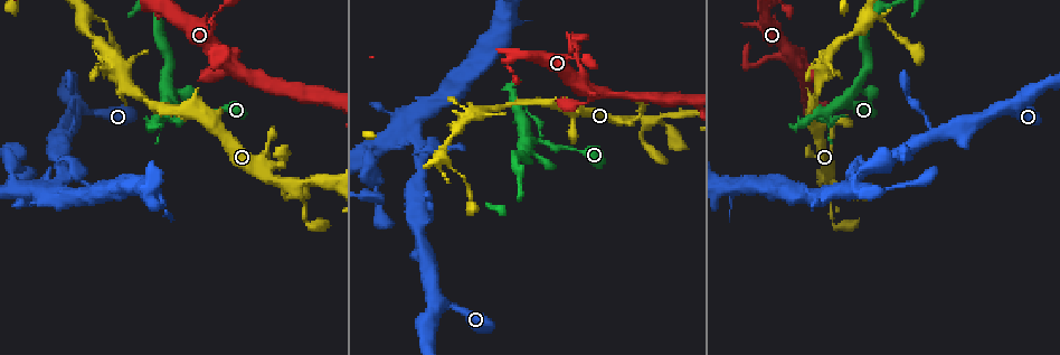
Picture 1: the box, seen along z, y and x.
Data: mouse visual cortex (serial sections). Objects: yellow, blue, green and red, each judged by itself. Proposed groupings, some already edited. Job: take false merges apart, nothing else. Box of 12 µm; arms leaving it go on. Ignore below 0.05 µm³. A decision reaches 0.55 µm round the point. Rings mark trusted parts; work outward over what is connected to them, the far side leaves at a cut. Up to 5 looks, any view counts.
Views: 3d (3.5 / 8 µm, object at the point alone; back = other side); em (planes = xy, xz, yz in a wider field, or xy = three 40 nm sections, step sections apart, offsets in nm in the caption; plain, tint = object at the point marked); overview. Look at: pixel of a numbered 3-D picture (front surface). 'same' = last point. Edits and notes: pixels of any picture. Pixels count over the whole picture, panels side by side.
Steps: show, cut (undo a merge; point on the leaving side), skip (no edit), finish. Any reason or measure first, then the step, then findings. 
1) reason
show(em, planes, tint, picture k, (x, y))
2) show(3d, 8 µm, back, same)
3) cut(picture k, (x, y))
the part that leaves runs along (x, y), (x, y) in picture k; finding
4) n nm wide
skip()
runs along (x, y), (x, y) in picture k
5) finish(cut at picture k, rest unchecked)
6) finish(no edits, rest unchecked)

sharp bend
show(3d, 3.5 µm, picture 1, (862, 176))

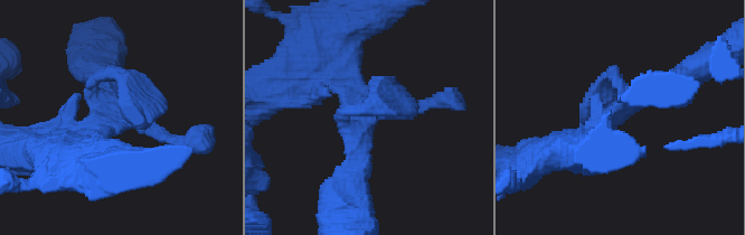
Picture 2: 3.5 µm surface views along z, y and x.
shape alone is not enough
show(em, planes, tint, picture 2, (138, 120))

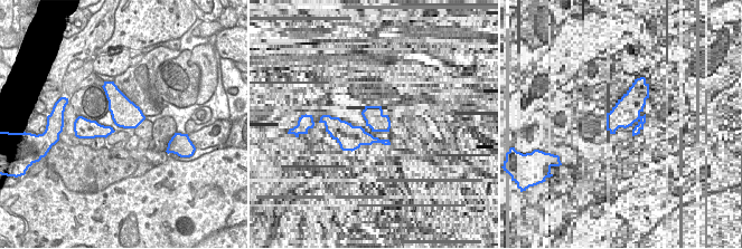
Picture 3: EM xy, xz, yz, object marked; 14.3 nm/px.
skip()
runs along (357, 156), (357, 121), (384, 115) in picture 2; all the same cell

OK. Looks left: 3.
a narrow waist
show(3d, 8 µm, picture 1, (849, 105))

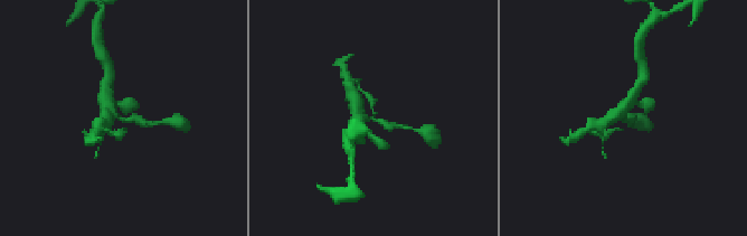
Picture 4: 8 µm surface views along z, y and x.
zoom in
show(3d, 3.5 µm, picture 4, (621, 113))

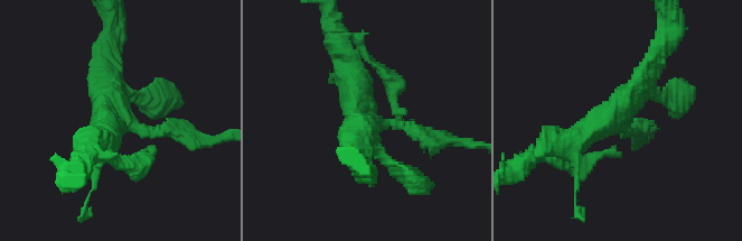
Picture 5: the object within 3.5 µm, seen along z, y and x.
skip()
one cell here

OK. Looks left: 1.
finish(no edits, rest unchecked)

